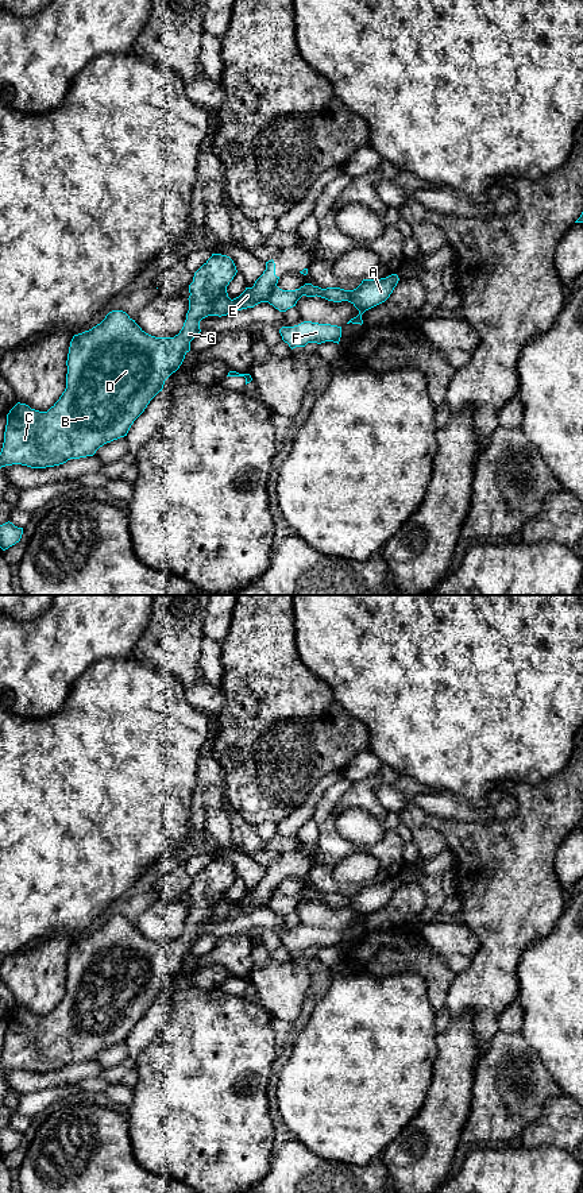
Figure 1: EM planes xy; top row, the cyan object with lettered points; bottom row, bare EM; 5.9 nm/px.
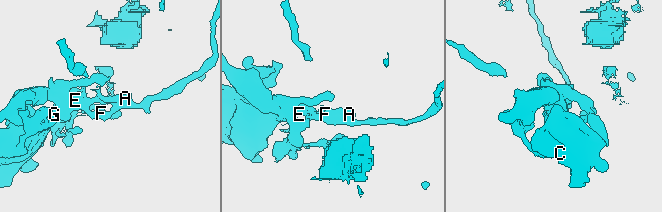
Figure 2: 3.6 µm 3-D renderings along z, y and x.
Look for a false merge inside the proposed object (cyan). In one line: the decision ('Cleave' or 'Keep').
Cleave

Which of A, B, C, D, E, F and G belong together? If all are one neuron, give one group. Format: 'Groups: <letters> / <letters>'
Groups: A E F / B C D G

